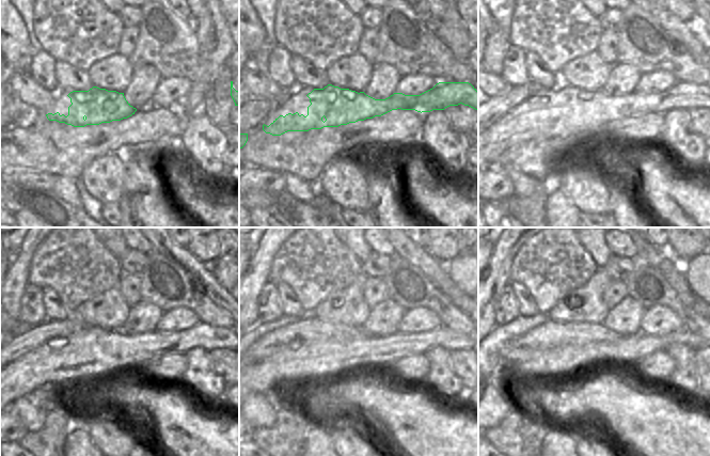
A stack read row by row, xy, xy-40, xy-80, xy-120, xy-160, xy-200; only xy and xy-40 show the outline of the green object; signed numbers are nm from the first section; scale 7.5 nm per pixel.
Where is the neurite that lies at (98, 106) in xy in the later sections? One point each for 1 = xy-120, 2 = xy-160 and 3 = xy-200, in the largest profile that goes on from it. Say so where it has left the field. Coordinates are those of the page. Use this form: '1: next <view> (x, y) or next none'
1: next xy-120 (106, 350)
2: next xy-160 (346, 357)
3: next xy-200 (593, 356)

